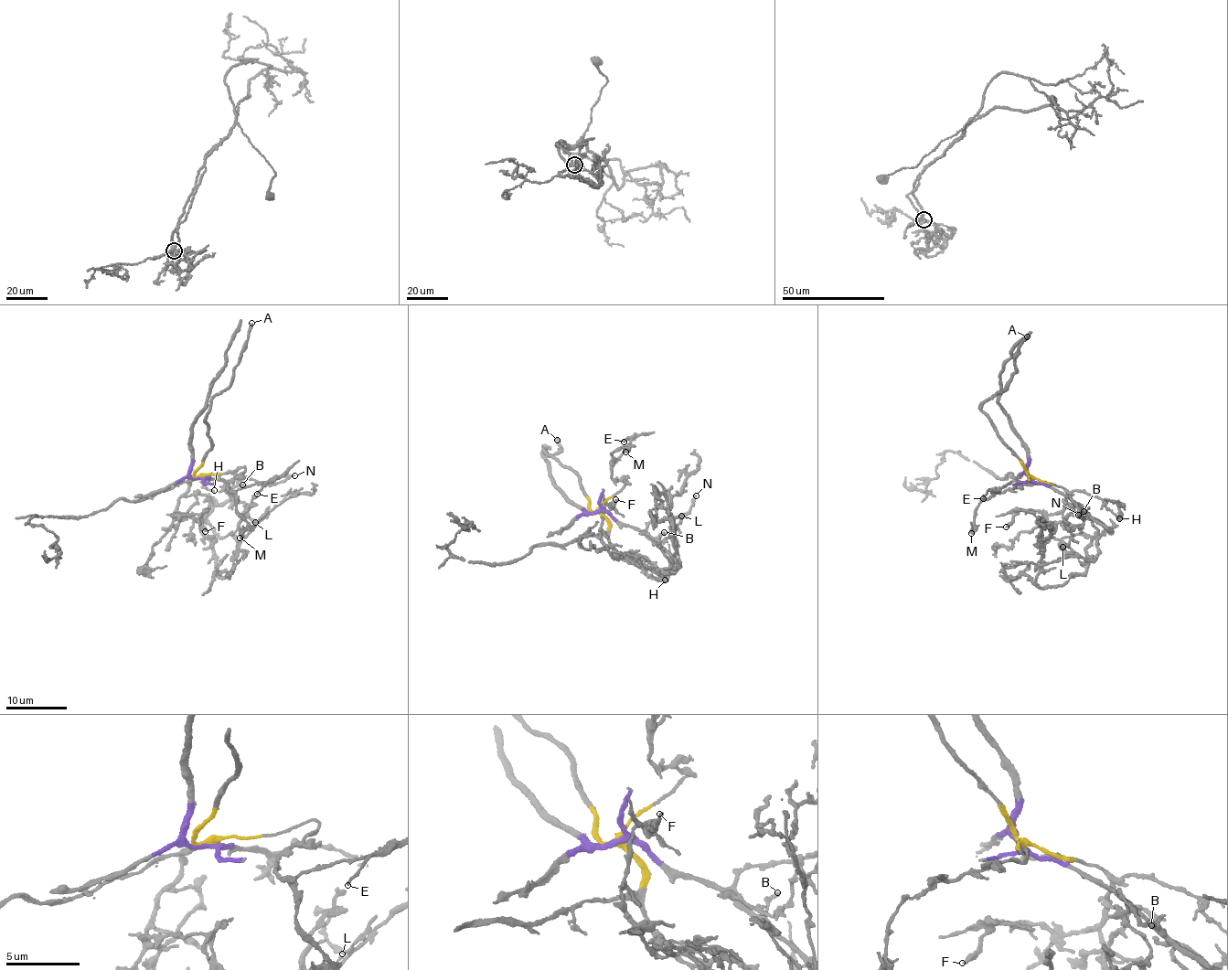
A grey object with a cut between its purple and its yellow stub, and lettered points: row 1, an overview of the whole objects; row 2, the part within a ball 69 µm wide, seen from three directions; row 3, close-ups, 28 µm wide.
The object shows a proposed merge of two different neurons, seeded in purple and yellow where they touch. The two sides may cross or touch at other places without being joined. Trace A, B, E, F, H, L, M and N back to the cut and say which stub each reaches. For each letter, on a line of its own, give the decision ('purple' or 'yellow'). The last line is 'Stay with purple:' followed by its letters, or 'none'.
A: yellow
B: purple
E: yellow
F: yellow
H: yellow
L: purple
M: yellow
N: purple
Stay with purple: B, L, N

